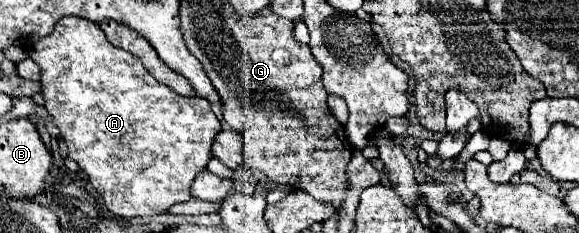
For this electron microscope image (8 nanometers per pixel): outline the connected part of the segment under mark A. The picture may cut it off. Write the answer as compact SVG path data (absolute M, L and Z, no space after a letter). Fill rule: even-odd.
M64 17L56 23L52 35L40 39L28 53L40 65L44 107L60 129L68 145L68 155L88 175L92 187L102 195L110 213L118 217L146 217L166 213L176 203L192 199L190 187L200 171L206 171L212 159L210 147L220 121L202 97L182 97L158 83L134 55L114 47L100 25Z

